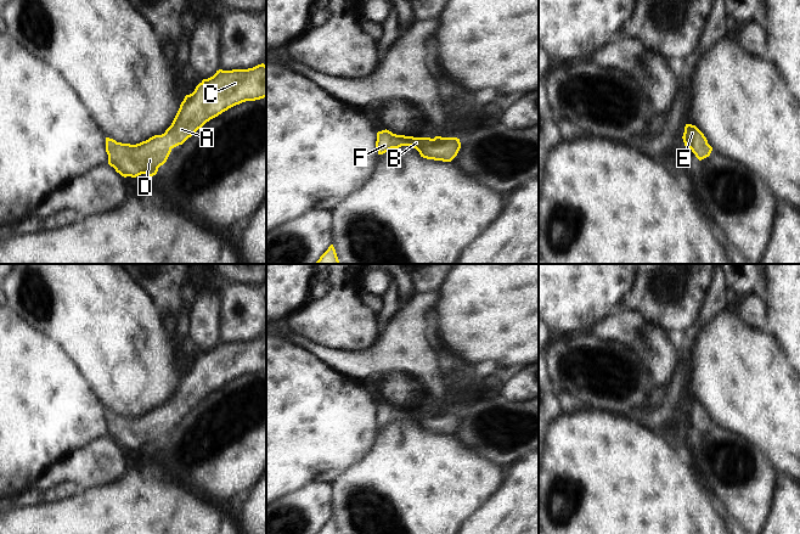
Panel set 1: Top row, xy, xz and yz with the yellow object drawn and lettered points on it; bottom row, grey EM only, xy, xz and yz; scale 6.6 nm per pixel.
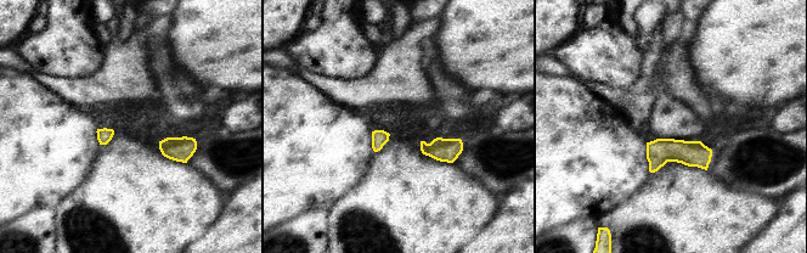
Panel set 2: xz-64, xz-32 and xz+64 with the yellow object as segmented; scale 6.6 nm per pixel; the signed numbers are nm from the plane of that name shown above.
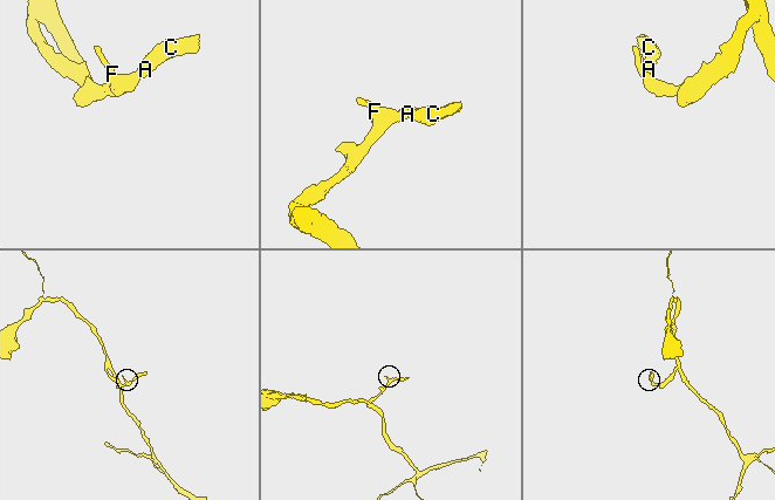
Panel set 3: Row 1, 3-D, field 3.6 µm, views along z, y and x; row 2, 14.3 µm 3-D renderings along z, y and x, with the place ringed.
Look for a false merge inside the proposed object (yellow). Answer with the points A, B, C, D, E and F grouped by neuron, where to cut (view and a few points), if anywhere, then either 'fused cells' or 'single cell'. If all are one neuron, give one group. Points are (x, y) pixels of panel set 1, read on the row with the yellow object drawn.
groups A B C D E F; cut none; single cell

